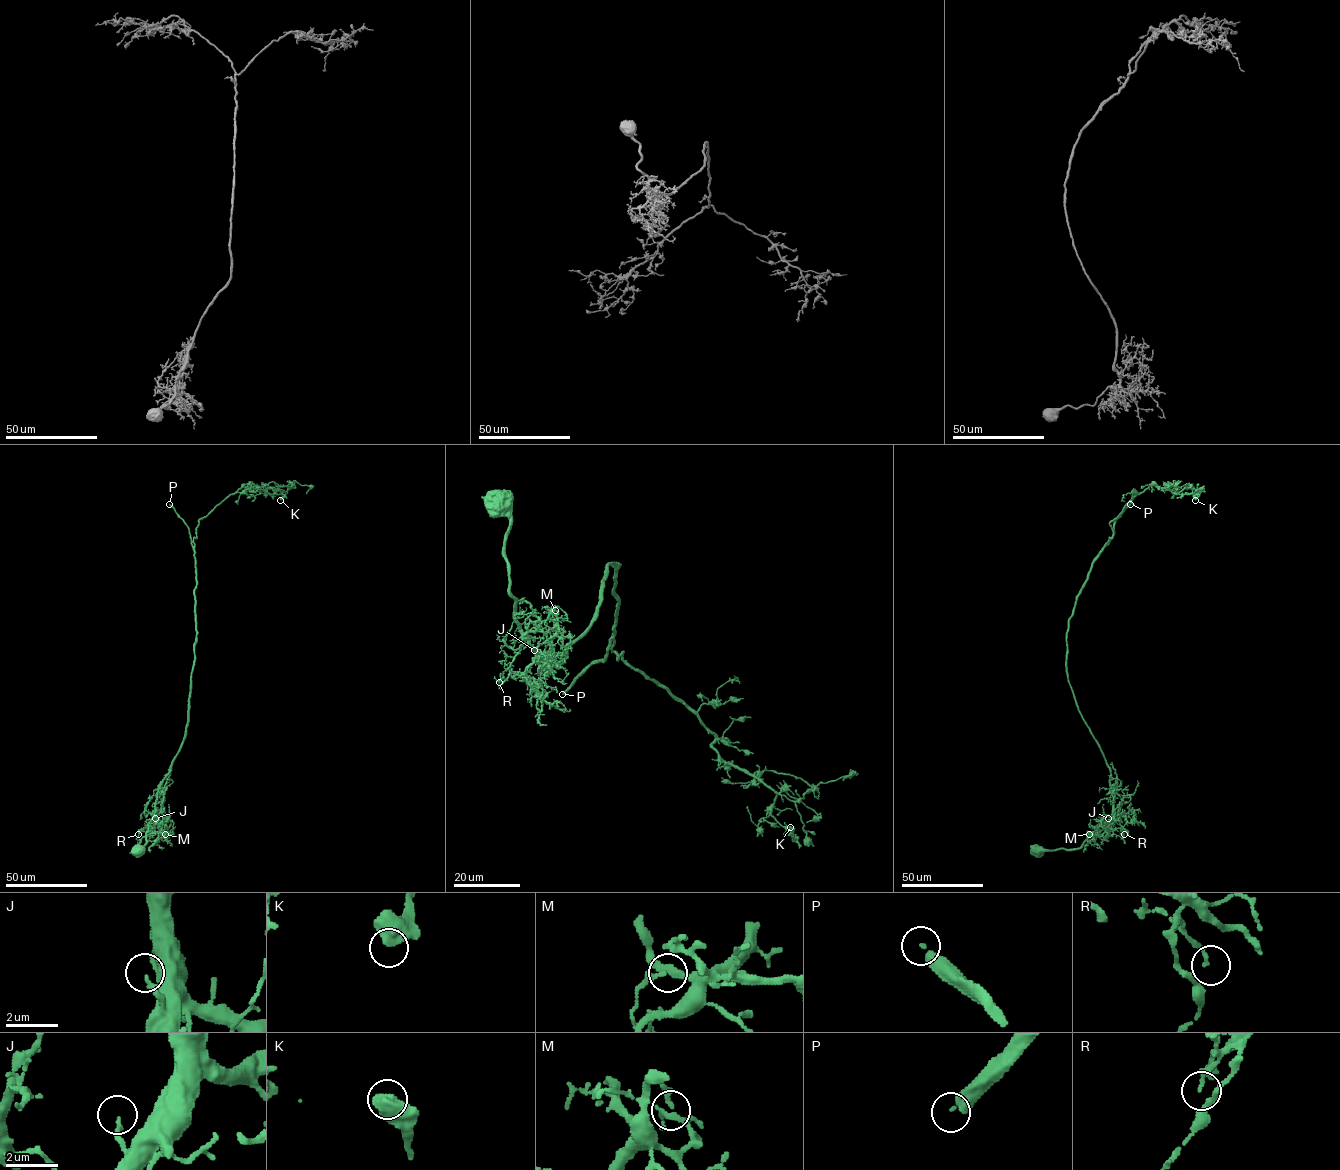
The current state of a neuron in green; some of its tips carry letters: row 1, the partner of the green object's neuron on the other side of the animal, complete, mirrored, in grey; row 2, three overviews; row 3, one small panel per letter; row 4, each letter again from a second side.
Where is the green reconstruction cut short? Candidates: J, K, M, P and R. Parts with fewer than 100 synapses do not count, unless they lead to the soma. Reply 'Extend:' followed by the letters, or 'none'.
Extend: P

